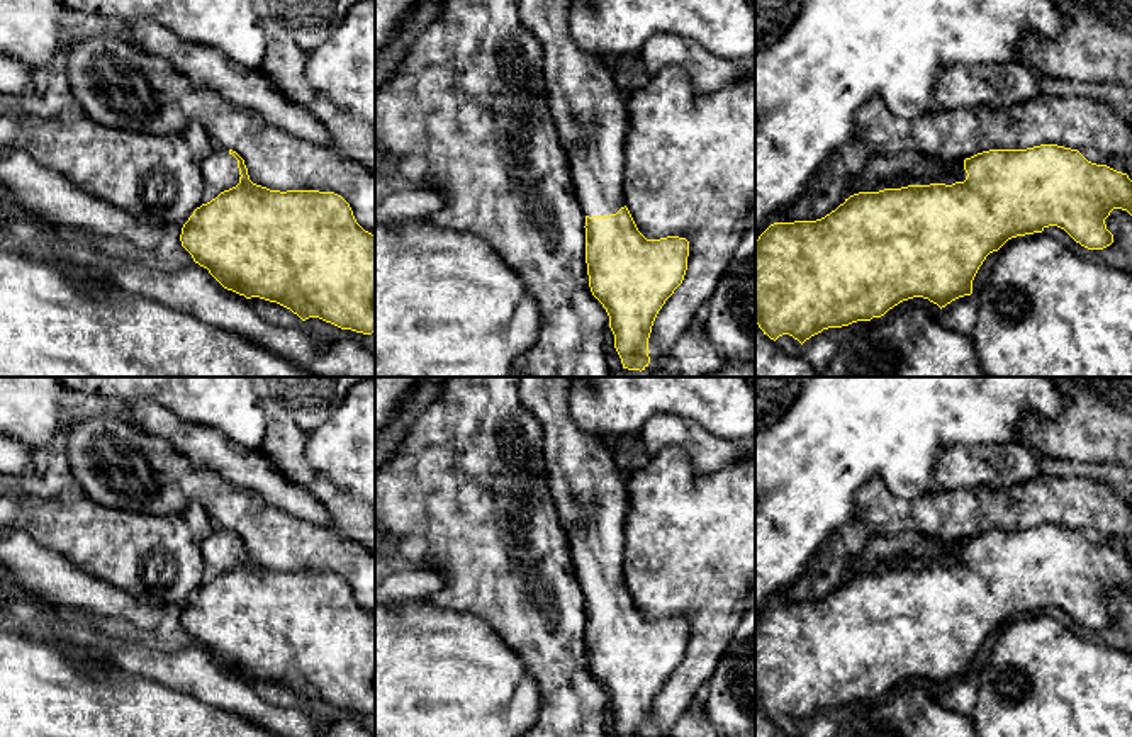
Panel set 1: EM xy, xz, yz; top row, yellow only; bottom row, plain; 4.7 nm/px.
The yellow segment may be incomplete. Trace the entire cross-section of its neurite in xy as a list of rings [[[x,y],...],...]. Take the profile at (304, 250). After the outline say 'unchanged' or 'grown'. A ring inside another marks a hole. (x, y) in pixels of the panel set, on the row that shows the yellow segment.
[[[216,146],[200,163],[205,183],[219,192],[182,228],[182,246],[227,290],[277,302],[302,321],[319,318],[341,329],[375,331],[375,234],[355,219],[334,192],[270,190],[249,180],[244,160]]] | grown

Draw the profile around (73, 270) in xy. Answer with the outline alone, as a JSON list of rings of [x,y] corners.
[[[49,258],[54,262],[73,282],[87,282],[87,280],[95,280],[95,282],[107,282],[110,285],[117,285],[110,277],[98,270],[88,270],[71,260],[64,258]]]

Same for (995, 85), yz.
[[[1017,61],[952,65],[937,85],[937,107],[1003,109],[1039,95],[1037,75]]]

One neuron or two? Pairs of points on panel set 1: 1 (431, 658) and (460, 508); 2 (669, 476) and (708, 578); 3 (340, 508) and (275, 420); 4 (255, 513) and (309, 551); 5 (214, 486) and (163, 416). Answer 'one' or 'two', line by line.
1: two
2: one
3: one
4: one
5: two

